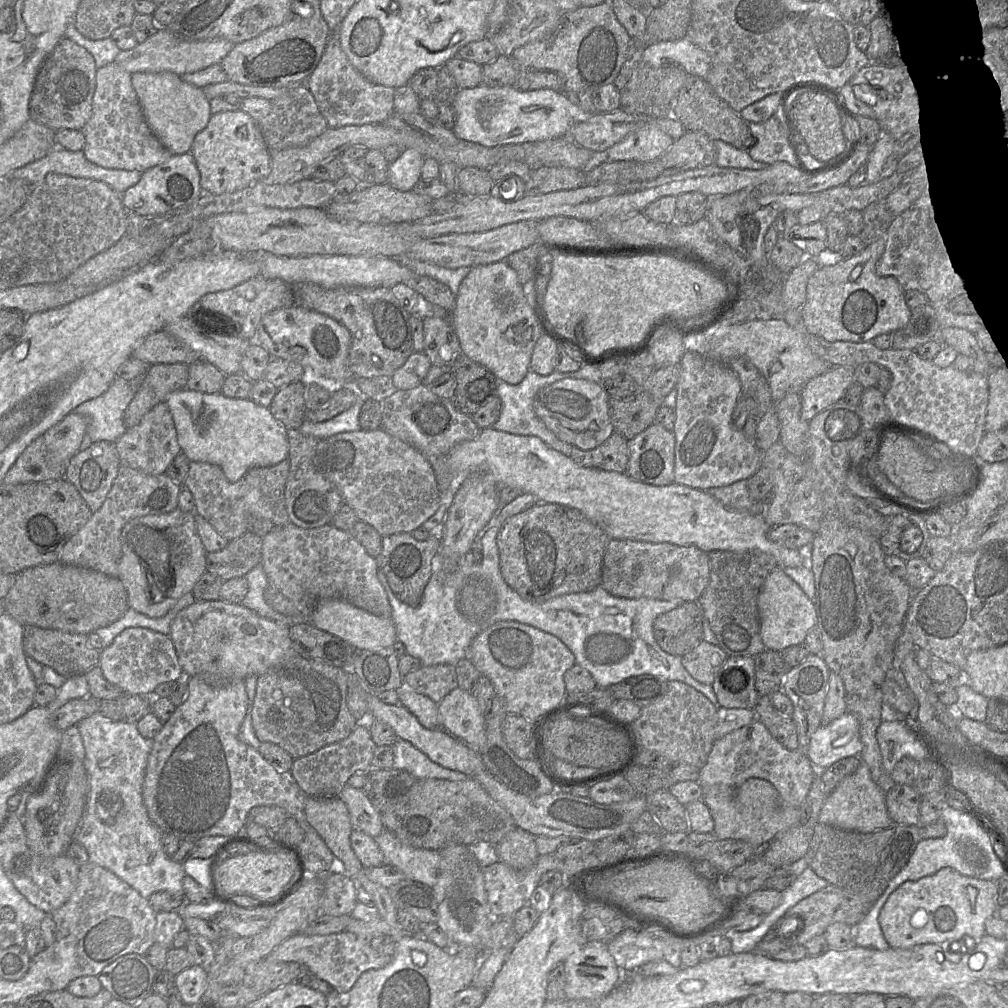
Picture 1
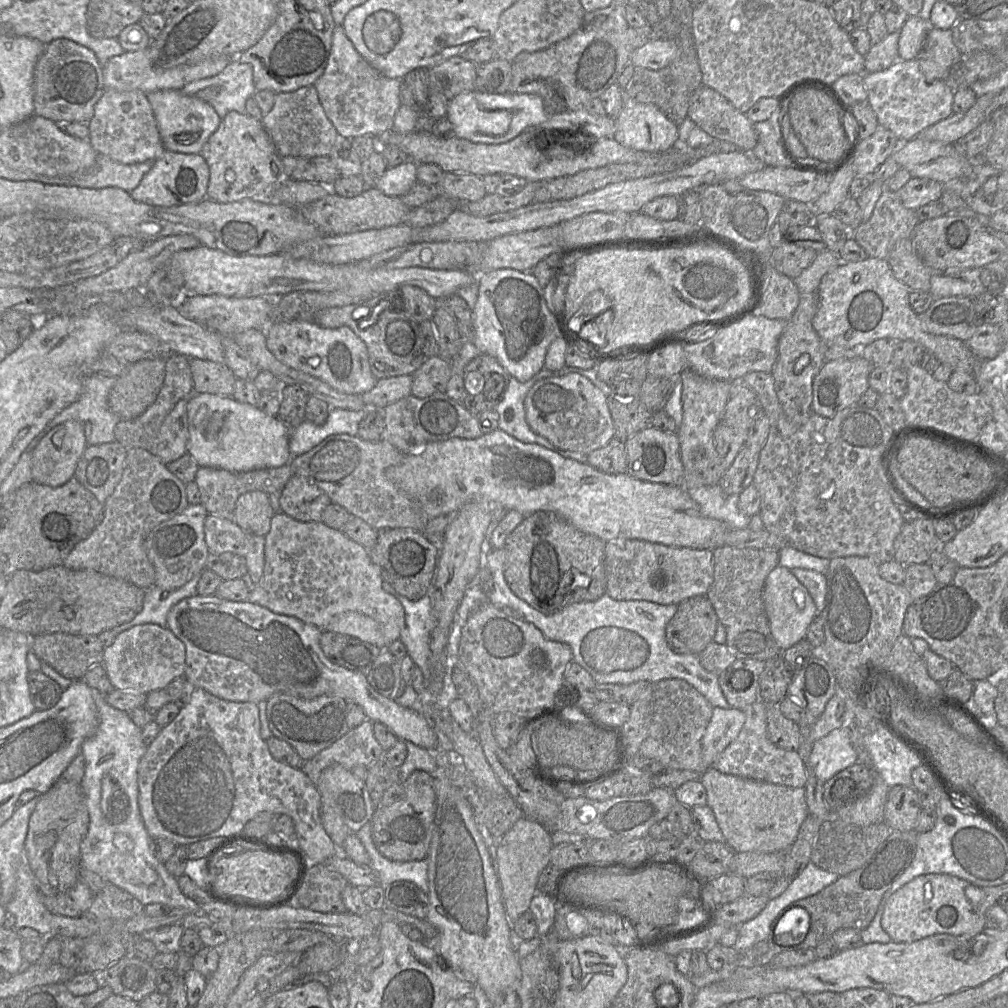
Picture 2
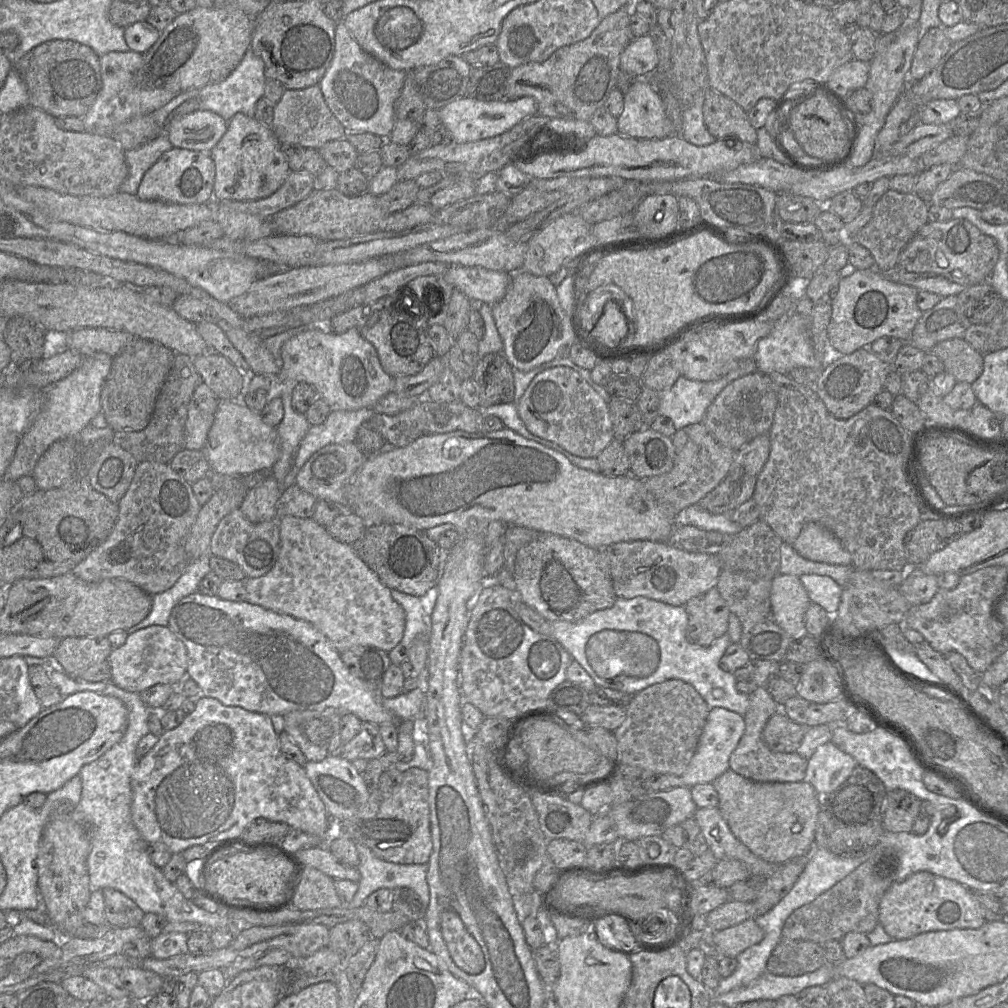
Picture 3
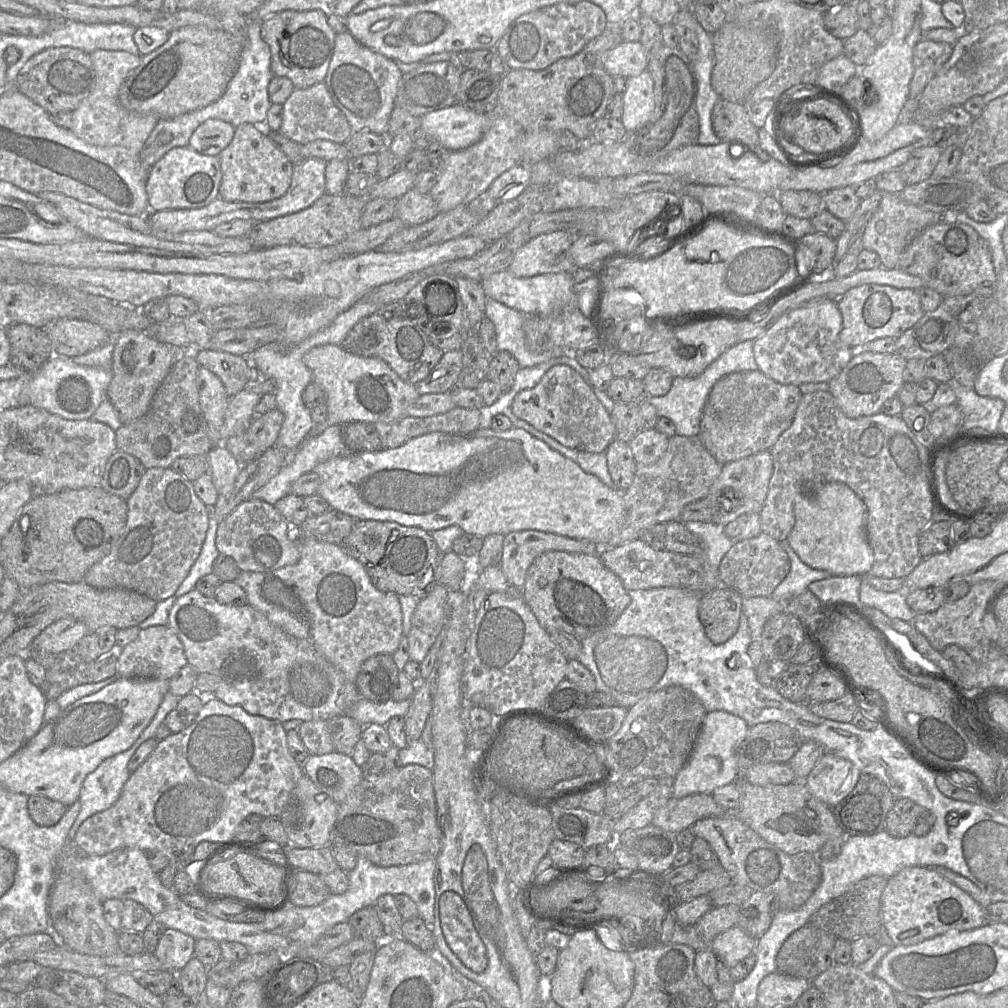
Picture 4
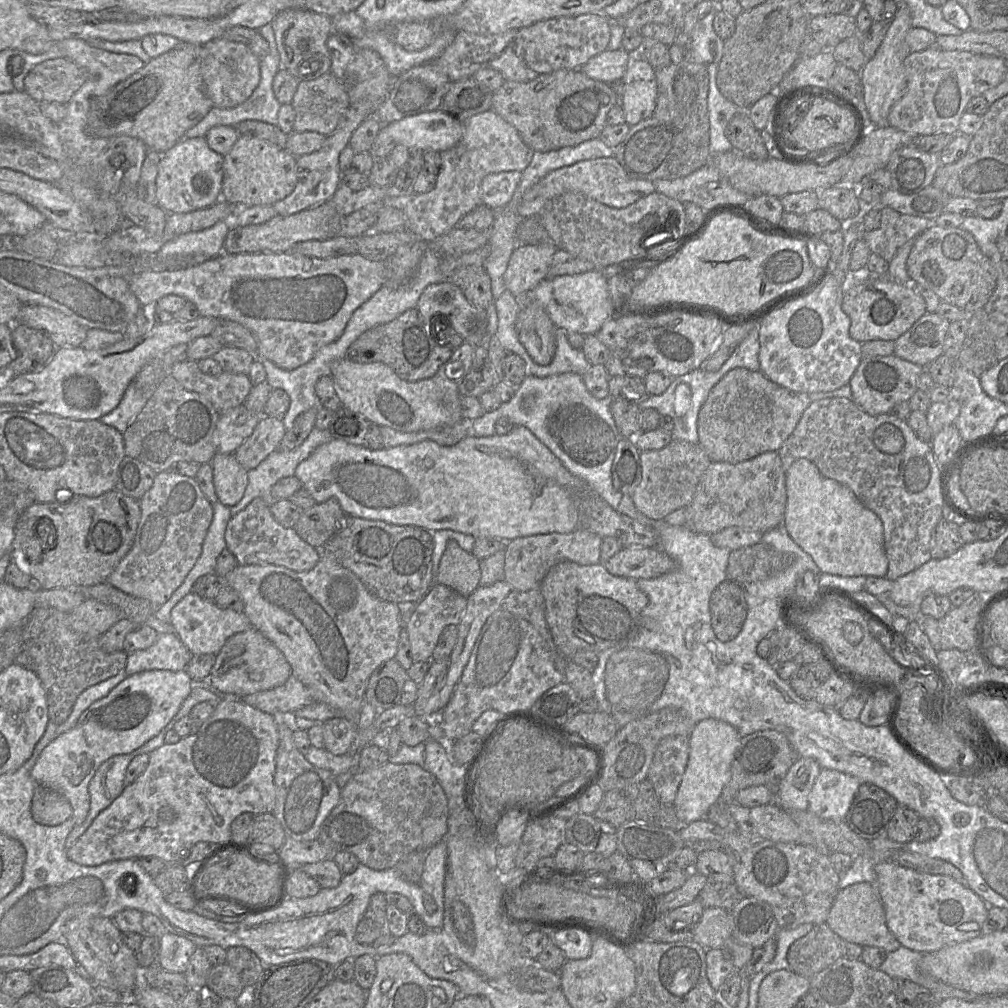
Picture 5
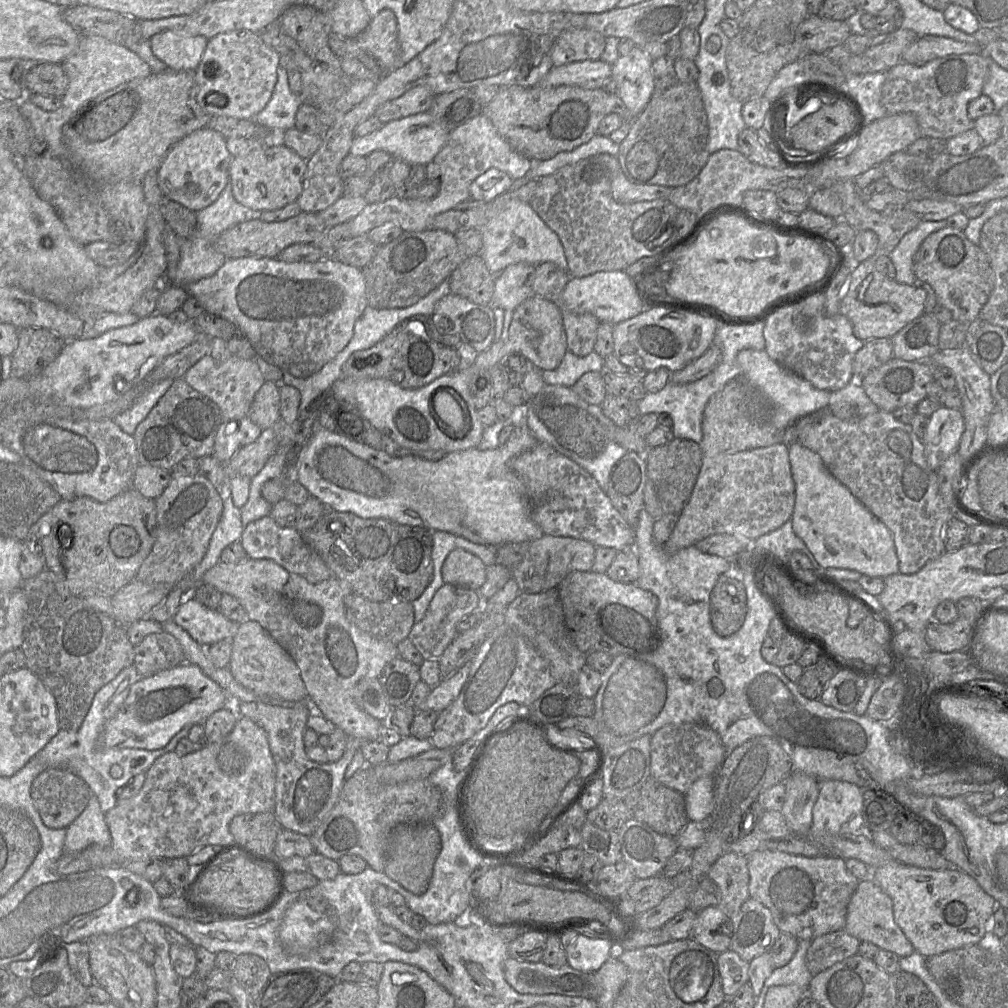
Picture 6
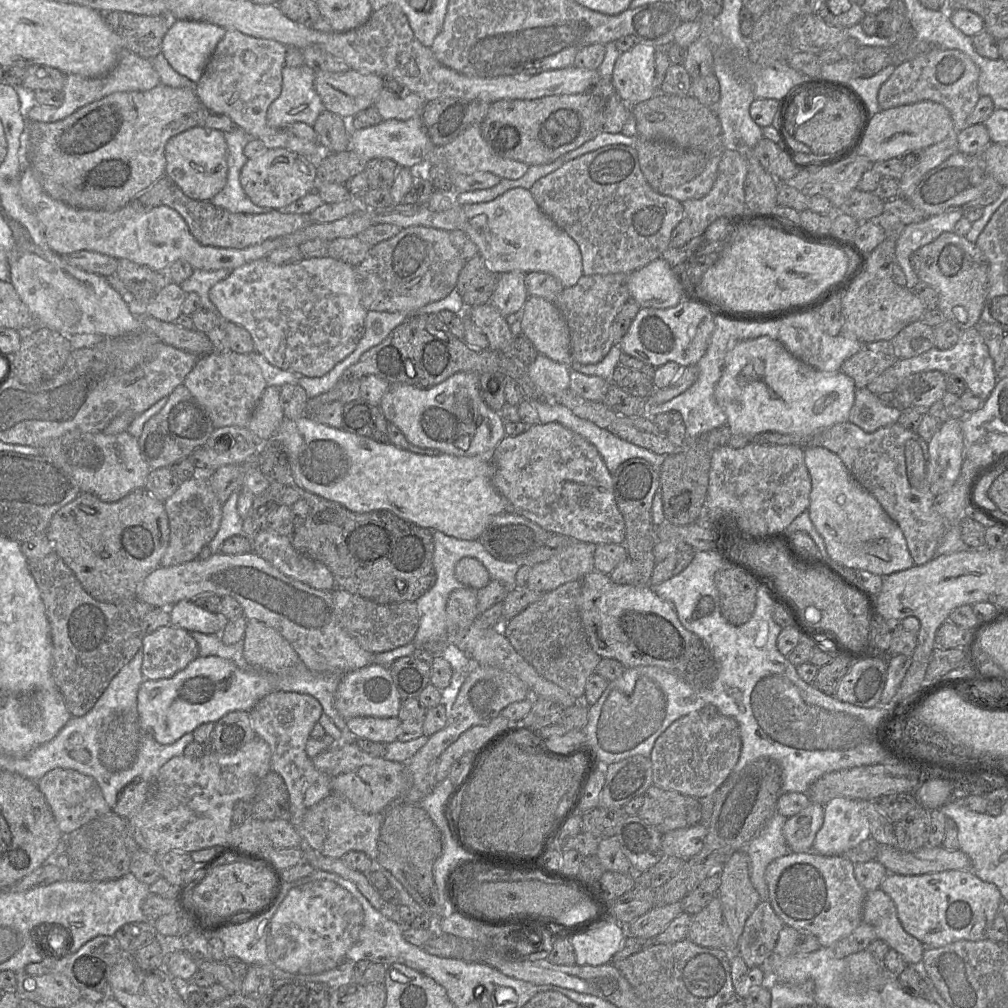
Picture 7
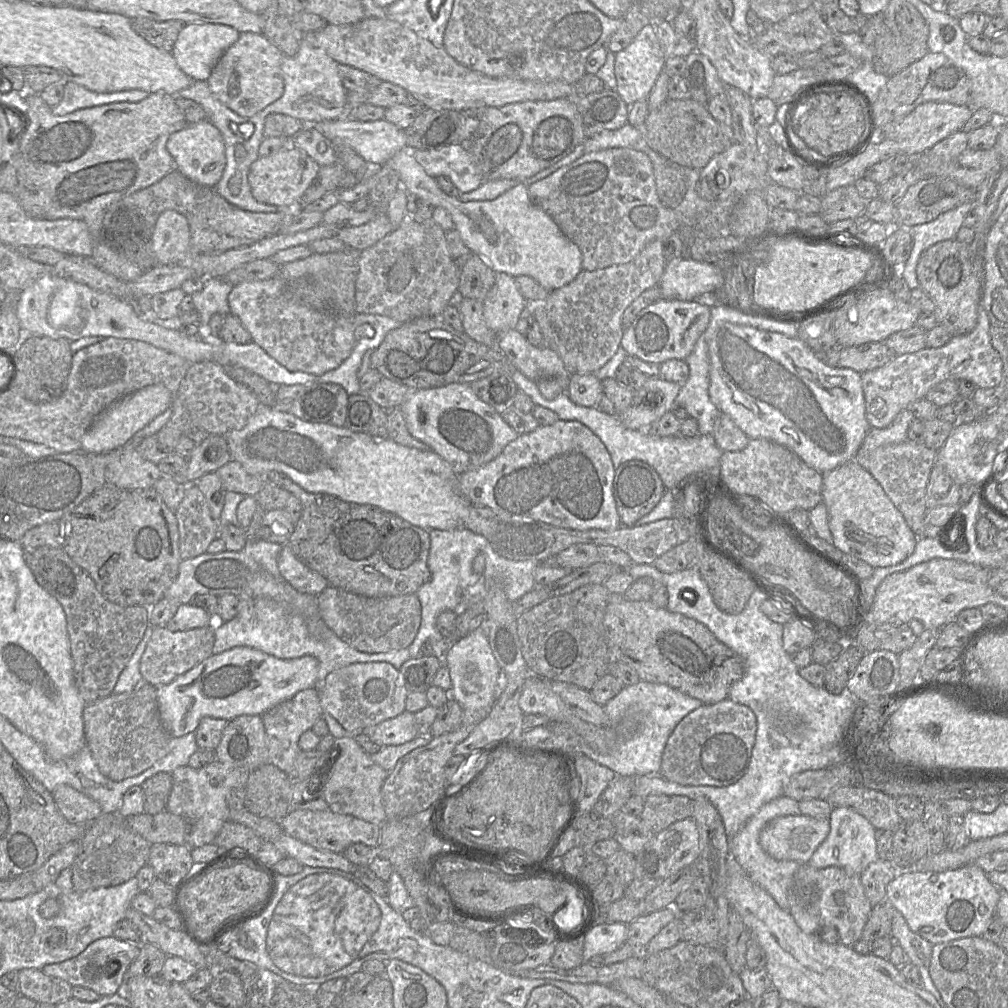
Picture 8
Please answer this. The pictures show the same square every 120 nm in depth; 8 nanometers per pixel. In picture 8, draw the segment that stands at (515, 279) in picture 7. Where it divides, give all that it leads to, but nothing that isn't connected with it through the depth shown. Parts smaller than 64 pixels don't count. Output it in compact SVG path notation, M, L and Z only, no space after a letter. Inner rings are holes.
M496 273L496 280L483 301L483 316L487 327L499 334L515 329L528 301L520 293L514 277Z

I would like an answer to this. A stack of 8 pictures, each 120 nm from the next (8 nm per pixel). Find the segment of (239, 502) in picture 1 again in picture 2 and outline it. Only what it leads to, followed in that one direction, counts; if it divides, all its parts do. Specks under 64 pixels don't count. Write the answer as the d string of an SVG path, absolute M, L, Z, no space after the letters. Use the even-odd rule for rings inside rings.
M290 464L248 472L230 472L219 468L199 467L194 482L199 488L200 504L207 510L209 515L234 521L234 509L239 496L250 491L262 491L268 494L273 502L273 507L278 512L278 497L290 478Z

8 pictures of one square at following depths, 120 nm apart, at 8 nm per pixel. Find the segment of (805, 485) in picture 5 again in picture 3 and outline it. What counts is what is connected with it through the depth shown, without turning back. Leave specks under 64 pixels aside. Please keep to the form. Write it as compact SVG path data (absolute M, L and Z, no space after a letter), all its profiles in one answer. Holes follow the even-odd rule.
M807 523L791 545L803 558L834 565L851 566L851 554L839 539L826 528Z

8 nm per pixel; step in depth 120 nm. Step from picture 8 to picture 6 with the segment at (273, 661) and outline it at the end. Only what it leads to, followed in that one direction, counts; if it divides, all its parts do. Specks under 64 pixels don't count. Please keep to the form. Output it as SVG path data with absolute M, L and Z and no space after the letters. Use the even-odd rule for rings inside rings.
M191 663L156 674L140 677L129 691L117 713L110 718L101 733L101 747L160 749L184 727L204 722L216 711L229 706L227 692Z

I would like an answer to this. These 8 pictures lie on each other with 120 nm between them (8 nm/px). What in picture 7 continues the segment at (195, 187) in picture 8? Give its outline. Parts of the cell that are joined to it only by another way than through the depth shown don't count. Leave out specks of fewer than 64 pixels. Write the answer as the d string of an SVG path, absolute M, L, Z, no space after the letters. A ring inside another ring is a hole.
M166 176L160 178L151 187L138 195L134 203L143 208L167 206L174 209L184 219L190 233L199 243L220 248L243 249L269 239L294 233L310 223L305 215L282 213L279 210L260 214L232 213L215 206L211 201L200 201L186 196Z

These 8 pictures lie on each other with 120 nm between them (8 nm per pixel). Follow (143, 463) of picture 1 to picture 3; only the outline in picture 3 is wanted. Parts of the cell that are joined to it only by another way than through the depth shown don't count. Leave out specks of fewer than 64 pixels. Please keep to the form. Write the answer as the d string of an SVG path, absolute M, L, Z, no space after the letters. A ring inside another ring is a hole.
M203 382L196 387L188 405L185 450L202 450L214 422L219 399Z

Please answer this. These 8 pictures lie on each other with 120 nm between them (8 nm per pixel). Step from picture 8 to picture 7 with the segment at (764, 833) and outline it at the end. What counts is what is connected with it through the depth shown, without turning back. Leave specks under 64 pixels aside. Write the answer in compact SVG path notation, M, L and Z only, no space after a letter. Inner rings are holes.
M811 803L798 814L787 818L783 826L783 836L793 853L813 851L817 832L823 825L824 806Z

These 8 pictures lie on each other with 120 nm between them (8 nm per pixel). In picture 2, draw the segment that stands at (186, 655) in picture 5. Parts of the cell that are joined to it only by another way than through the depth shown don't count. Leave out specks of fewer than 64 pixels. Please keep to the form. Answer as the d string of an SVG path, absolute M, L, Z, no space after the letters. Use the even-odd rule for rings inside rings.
M140 624L115 637L113 643L104 649L102 664L114 689L148 694L165 689L174 679L184 677L185 657L184 644L168 628L156 624Z

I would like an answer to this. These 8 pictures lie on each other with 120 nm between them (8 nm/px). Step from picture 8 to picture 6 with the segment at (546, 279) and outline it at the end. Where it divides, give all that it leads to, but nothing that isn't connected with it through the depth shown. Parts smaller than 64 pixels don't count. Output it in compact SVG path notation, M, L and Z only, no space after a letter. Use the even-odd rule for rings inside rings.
M511 200L479 230L482 235L480 255L493 275L498 275L509 265L519 262L535 266L552 262L568 271L564 249L558 235L544 223L530 203Z

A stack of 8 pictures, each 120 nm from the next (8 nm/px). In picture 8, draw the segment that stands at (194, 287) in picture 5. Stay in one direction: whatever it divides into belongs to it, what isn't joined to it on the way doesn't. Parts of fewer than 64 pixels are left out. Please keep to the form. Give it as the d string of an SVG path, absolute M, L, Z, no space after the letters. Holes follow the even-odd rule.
M279 275L234 285L228 295L228 304L230 314L241 321L253 342L290 371L322 375L340 366L350 356L357 341L354 315L305 304Z

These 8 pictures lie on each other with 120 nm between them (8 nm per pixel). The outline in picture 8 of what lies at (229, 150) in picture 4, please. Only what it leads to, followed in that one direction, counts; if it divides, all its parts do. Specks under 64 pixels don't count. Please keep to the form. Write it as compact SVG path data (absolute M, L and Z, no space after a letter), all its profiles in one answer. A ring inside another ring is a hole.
M290 146L254 161L250 166L248 182L252 195L258 202L293 209L299 205L302 196L316 178L319 170L319 164L303 150Z

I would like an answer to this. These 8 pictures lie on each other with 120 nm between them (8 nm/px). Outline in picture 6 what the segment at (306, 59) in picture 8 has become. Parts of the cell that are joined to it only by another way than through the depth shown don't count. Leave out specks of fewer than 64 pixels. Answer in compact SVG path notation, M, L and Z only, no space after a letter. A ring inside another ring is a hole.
M279 66L272 96L254 121L270 131L288 130L294 127L297 110L302 104L300 94L293 93L289 87L287 71Z

